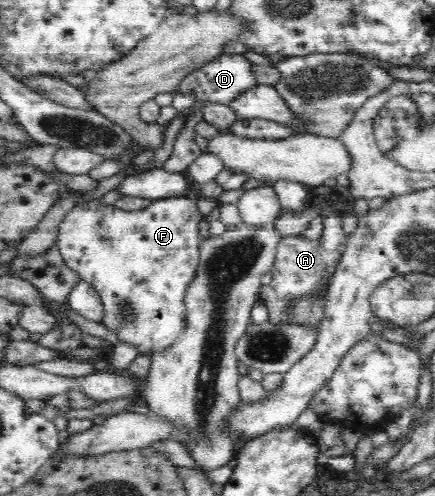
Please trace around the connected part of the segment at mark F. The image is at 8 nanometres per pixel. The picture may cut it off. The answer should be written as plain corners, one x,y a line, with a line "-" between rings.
185,196
157,199
152,201
151,204
144,208
144,210
134,210
134,212
120,211
116,209
115,204
112,206
105,206
100,203
99,199
92,200
88,204
82,204
82,206
74,206
73,210
70,210
68,214
62,220
60,224
57,242
58,250
64,259
64,262
80,275
82,281
88,281
96,292
100,295
102,306
104,307
104,316
101,322
106,328
117,337
122,344
134,344
138,348
138,352
143,355
152,356
154,352
160,352
168,346
172,346
174,342
179,340
184,328
186,328
186,307
184,307
184,294
186,294
186,288
188,284
192,282
192,278
196,276
196,270
199,267
199,241
201,240
198,232
198,224
200,220
206,216
200,213
197,208
197,204
194,204
194,200
186,198

